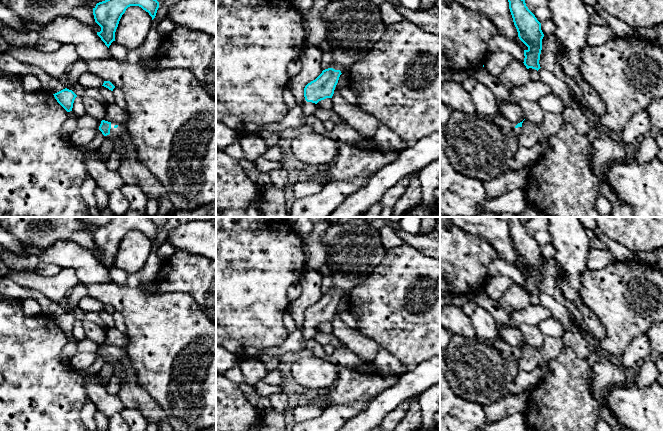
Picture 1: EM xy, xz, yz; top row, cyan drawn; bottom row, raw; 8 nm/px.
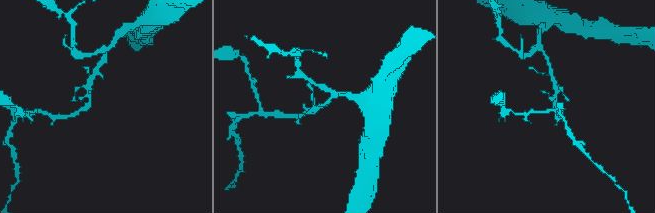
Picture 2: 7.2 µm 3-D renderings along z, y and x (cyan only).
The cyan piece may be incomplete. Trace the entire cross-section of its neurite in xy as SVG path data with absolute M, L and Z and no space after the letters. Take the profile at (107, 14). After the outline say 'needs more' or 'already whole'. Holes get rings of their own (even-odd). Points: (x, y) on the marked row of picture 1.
M105 0L97 3L93 8L95 22L101 27L97 35L108 48L115 41L119 21L130 6L141 7L153 20L159 8L159 2L157 0Z | already whole

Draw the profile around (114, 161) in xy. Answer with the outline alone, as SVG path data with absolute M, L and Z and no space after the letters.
M112 152L111 155L109 156L108 161L105 164L108 169L117 171L121 164L120 154Z

